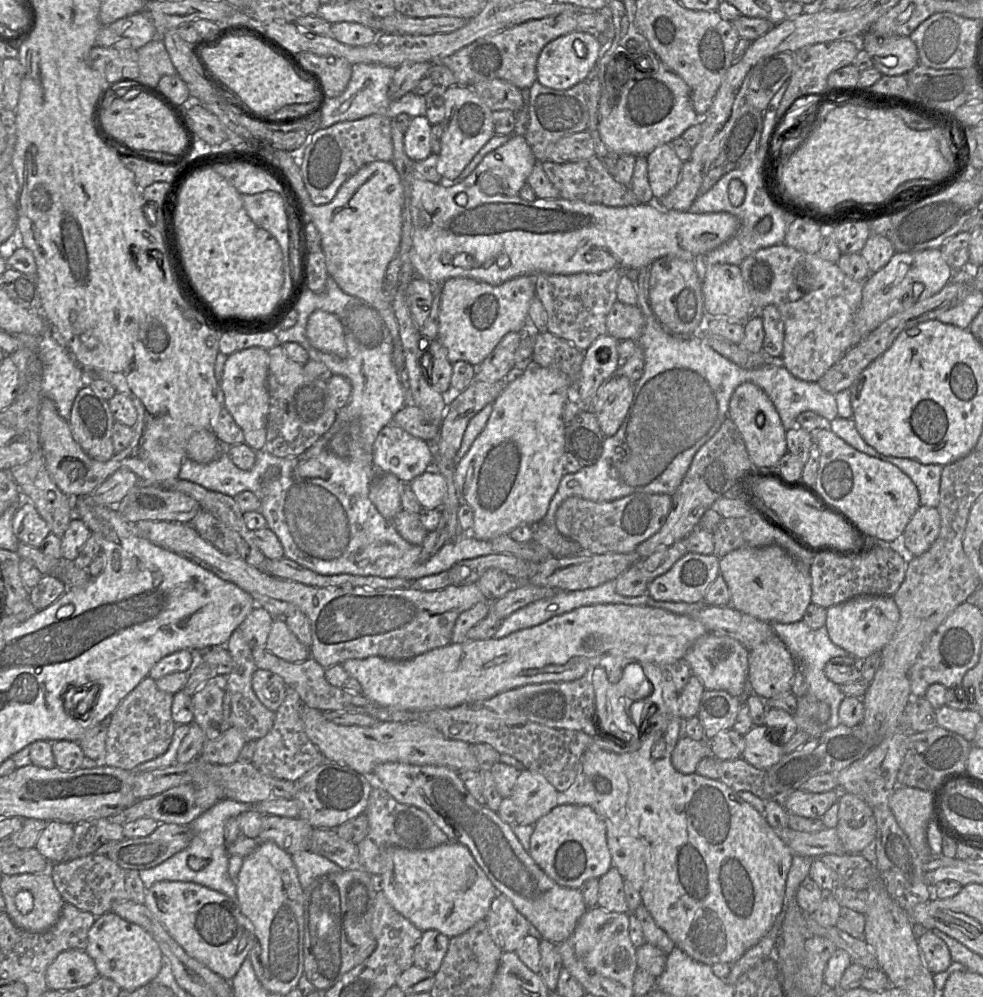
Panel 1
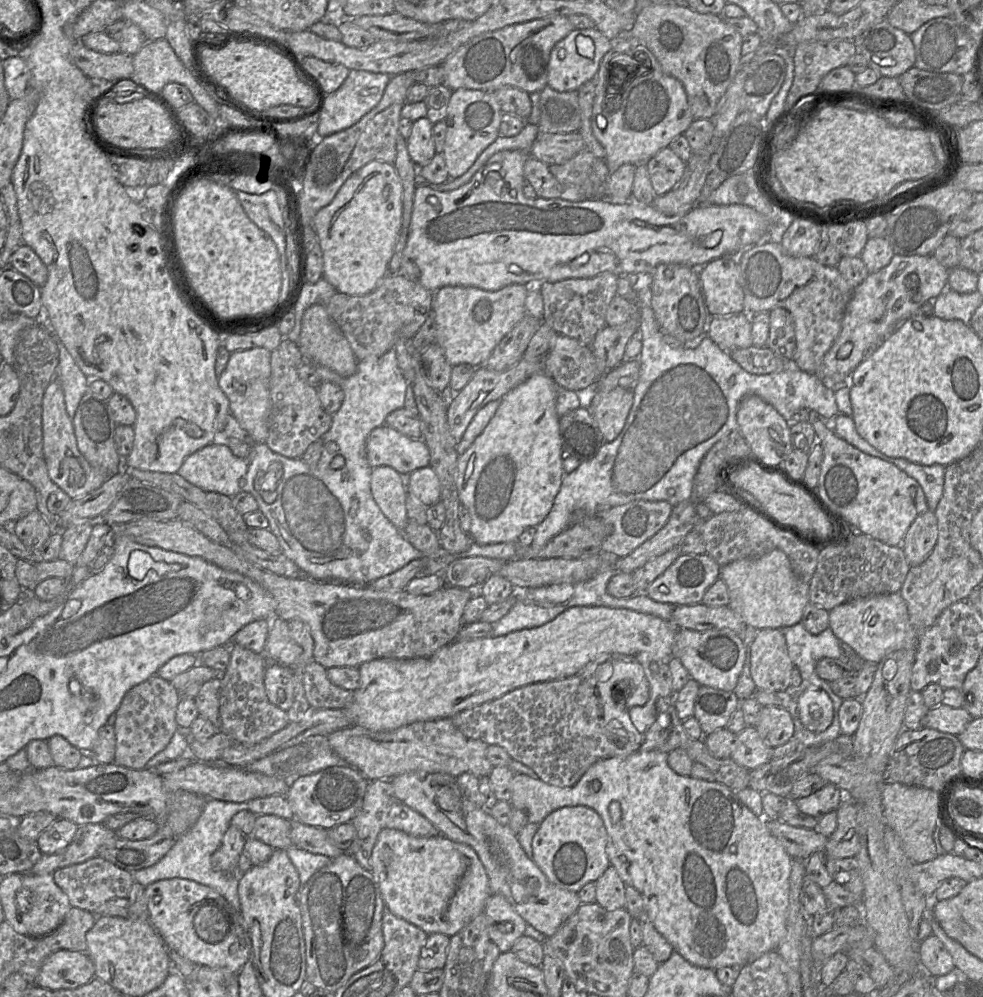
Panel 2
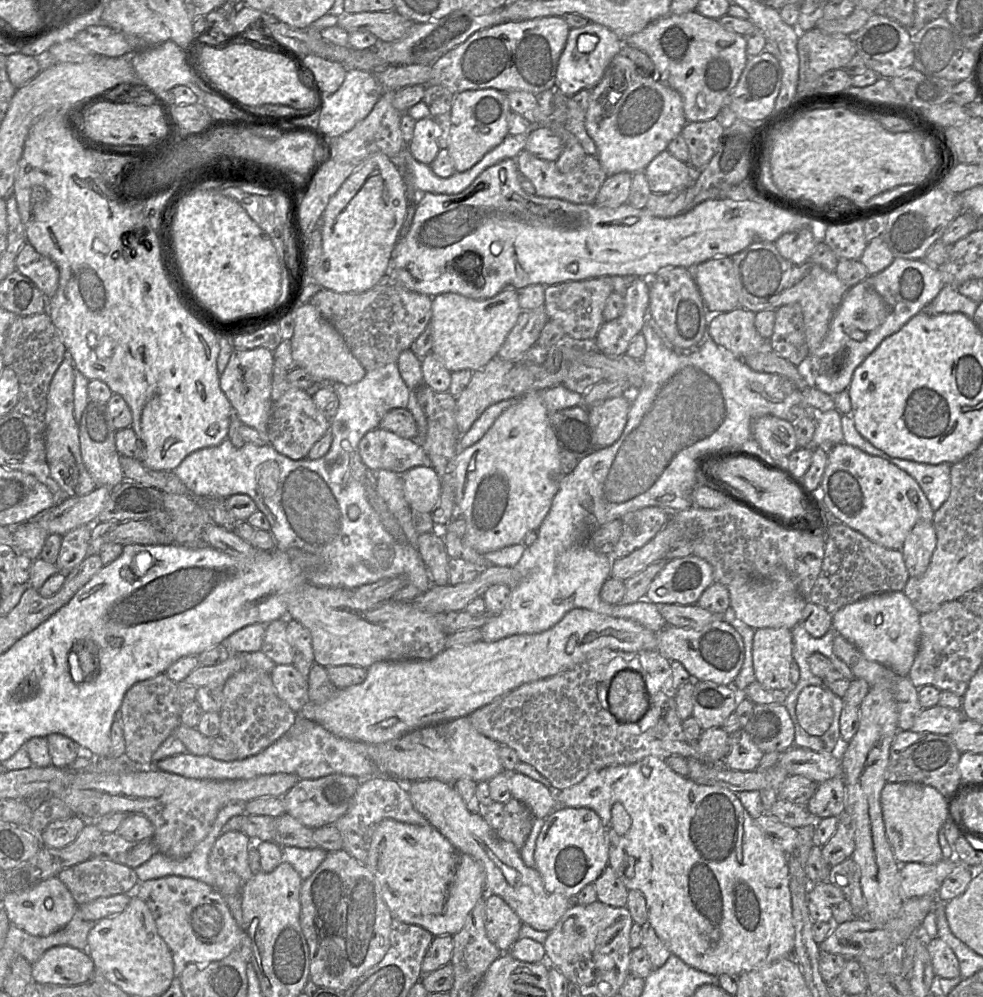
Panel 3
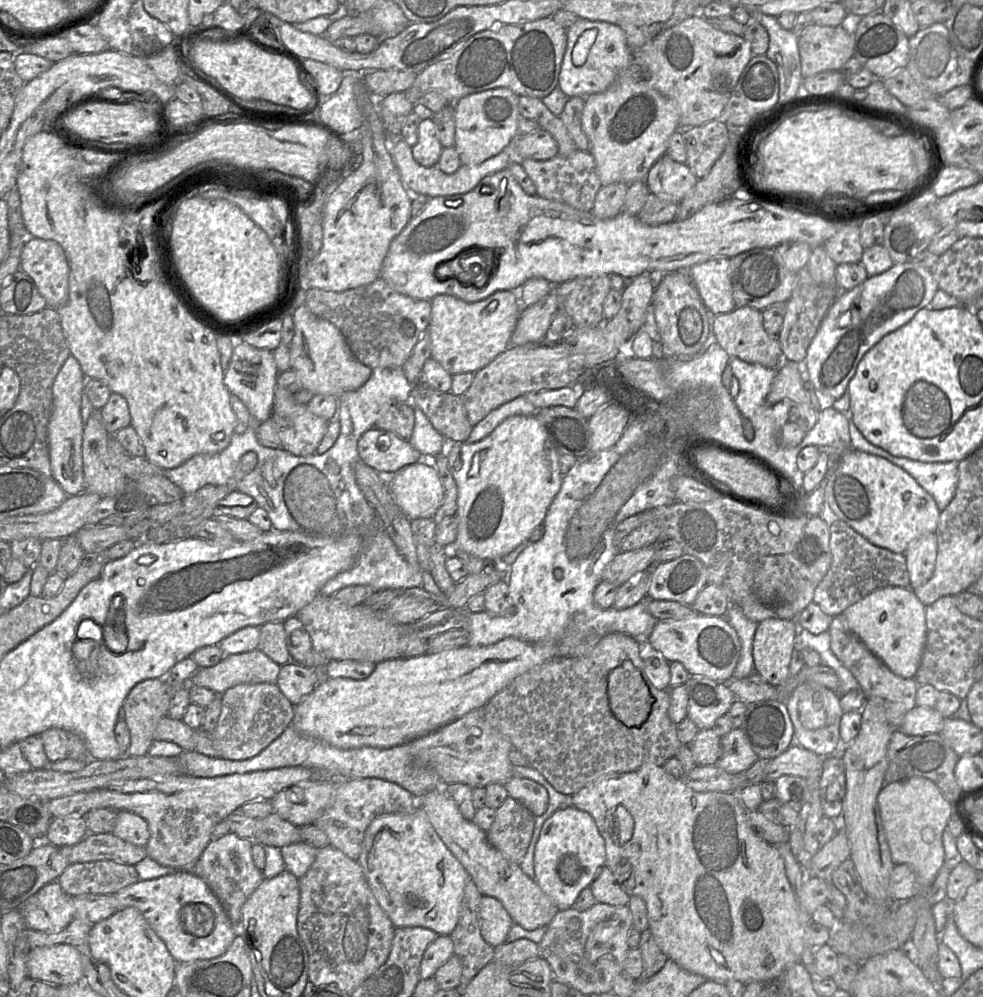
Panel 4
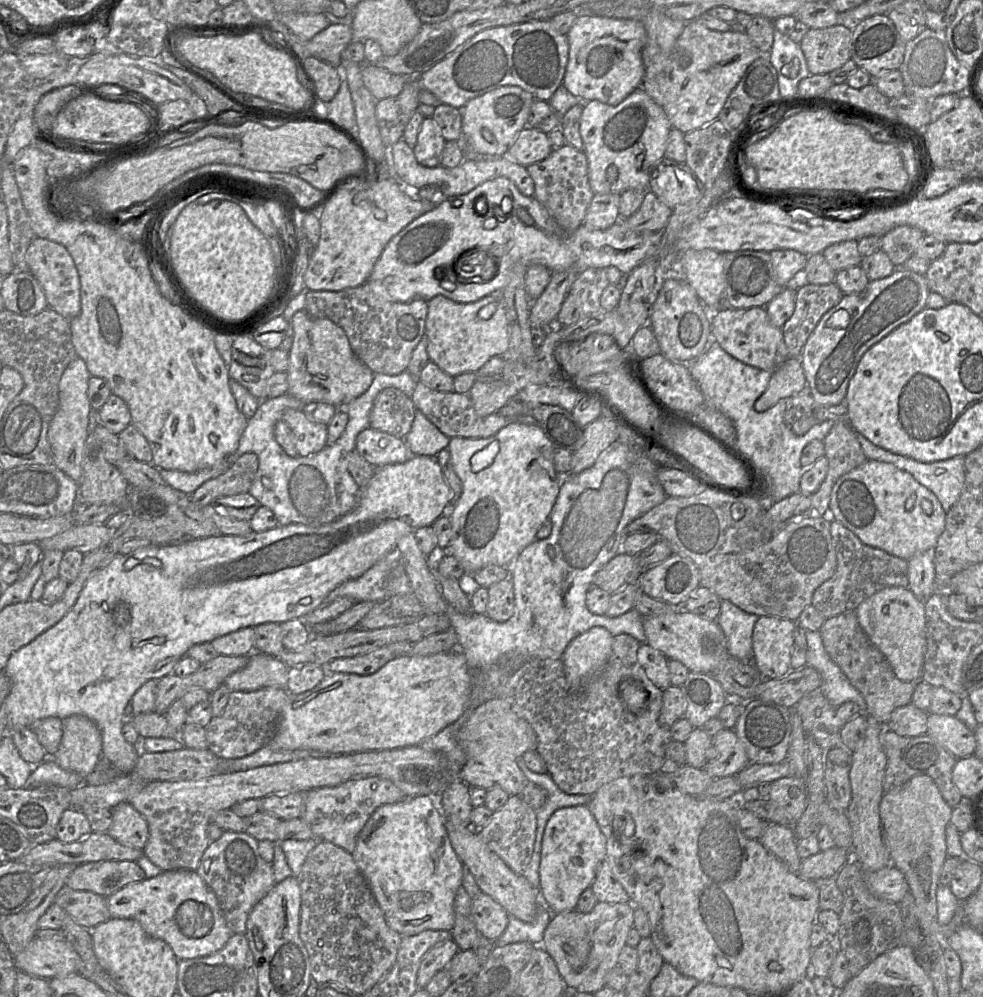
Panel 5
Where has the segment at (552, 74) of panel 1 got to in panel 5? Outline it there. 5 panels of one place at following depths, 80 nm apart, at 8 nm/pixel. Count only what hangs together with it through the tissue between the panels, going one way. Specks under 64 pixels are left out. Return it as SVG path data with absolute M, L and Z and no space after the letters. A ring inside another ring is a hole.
M578 15L567 33L567 38L569 55L562 85L579 100L598 100L610 106L617 106L628 95L641 87L645 75L642 50L647 42L647 33L640 21Z

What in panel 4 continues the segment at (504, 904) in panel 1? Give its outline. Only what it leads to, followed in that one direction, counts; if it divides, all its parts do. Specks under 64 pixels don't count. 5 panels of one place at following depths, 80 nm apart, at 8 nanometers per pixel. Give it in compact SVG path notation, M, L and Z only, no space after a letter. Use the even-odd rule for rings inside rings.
M482 896L478 907L480 933L493 947L506 942L506 937L514 924L501 902L491 896Z

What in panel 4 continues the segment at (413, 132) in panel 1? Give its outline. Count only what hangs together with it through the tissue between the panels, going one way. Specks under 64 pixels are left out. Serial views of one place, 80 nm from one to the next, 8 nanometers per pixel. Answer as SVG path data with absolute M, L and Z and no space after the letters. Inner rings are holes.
M432 119L422 120L418 127L417 143L412 146L415 161L424 167L437 166L442 149Z

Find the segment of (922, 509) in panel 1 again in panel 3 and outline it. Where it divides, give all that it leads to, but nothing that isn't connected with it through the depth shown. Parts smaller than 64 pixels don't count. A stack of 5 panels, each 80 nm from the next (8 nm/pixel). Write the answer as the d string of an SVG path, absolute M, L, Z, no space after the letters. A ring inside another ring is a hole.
M919 521L905 539L902 553L910 577L923 575L937 545L933 521Z

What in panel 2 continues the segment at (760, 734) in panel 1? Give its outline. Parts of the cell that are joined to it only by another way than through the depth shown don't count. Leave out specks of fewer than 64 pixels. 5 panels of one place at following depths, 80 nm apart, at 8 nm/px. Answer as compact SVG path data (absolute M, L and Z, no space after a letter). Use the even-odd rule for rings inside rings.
M747 726L736 734L730 759L748 770L753 770L771 761L772 751L773 748L764 742L756 728Z

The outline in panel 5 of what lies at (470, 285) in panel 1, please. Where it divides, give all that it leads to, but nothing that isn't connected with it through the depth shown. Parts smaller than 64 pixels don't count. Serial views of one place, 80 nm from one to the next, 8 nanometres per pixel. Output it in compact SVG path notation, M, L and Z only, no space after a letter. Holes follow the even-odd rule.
M492 294L471 303L457 303L445 296L437 295L428 301L425 324L427 353L429 360L452 377L466 372L476 373L494 356L505 356L509 346L508 320L504 301L500 294Z

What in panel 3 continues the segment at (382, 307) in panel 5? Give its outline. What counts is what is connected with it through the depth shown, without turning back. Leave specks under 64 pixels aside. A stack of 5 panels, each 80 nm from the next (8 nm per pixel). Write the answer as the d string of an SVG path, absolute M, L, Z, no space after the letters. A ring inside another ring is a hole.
M387 274L365 292L338 293L321 289L309 303L341 334L366 371L396 363L401 352L411 347L432 317L432 296L409 290Z

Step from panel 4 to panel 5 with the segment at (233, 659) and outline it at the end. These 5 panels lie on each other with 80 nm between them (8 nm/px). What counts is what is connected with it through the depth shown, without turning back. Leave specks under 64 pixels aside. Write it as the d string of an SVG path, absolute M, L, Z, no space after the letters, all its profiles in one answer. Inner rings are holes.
M253 651L246 666L226 678L223 685L233 691L256 691L267 687L286 688L289 667L277 657Z

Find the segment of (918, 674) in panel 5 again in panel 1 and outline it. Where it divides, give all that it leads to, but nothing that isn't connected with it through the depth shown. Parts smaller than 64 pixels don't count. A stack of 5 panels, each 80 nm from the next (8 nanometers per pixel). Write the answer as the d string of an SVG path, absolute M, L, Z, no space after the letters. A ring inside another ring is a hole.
M862 595L827 608L825 627L835 645L852 656L865 659L890 641L899 617L899 609L892 596Z

